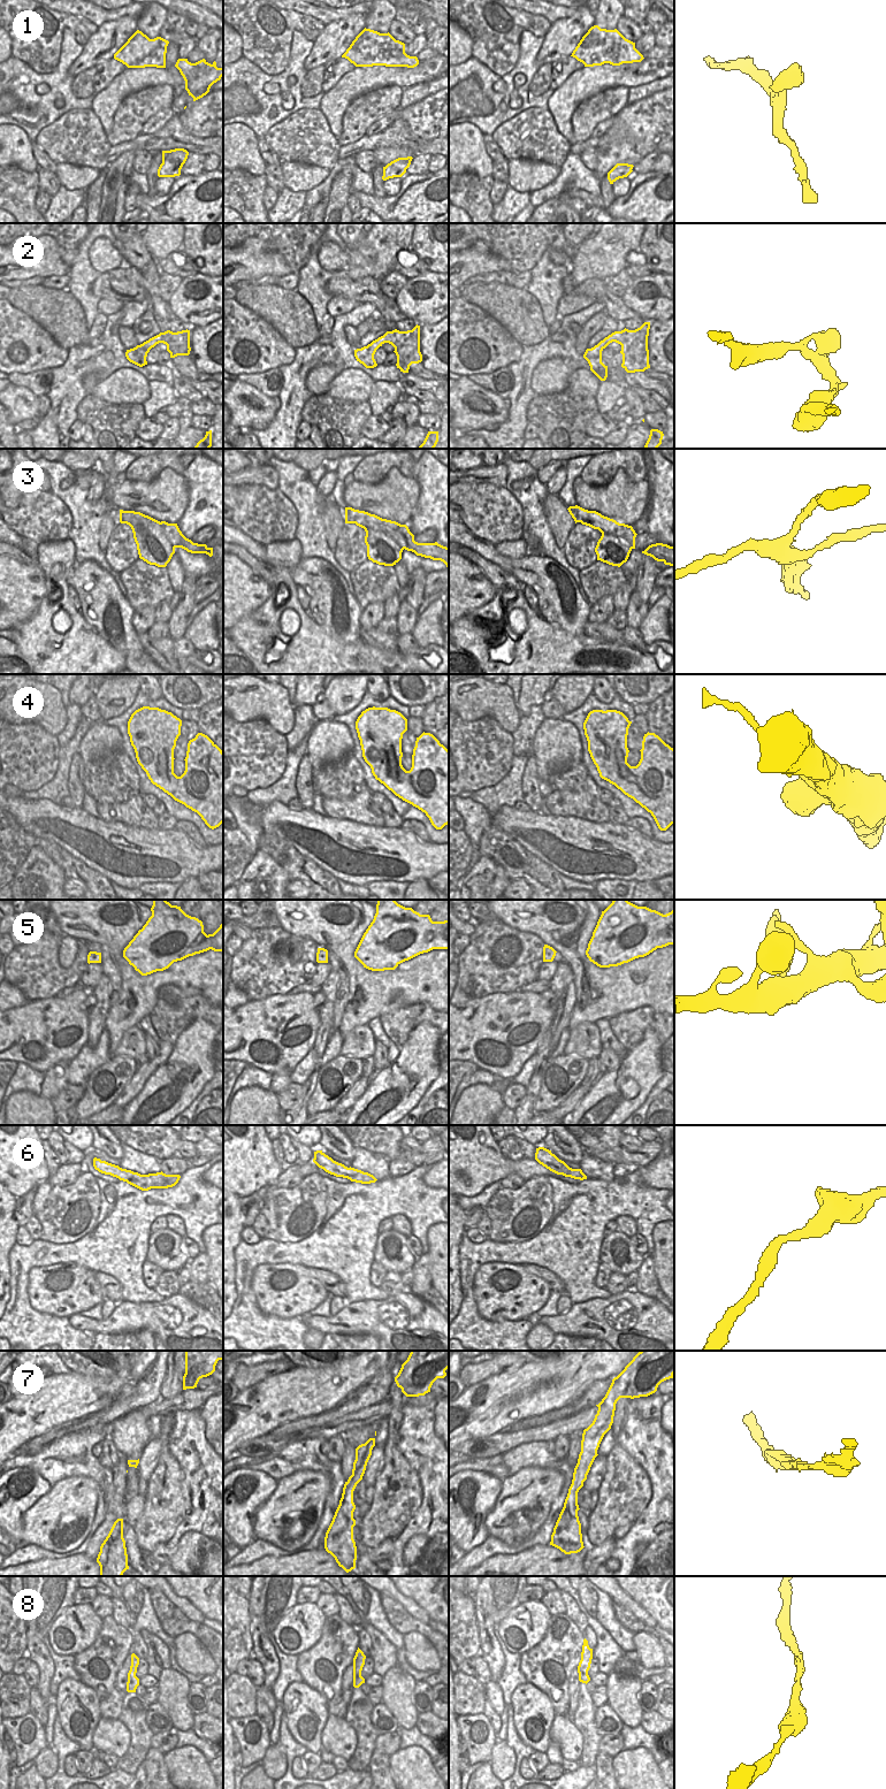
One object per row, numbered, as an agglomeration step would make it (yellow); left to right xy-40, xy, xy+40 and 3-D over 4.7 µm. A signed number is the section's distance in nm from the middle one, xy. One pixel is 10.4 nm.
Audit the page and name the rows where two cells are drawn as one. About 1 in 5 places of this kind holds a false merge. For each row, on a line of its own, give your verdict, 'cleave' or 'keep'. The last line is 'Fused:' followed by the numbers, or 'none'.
1: keep
2: keep
3: cleave
4: keep
5: keep
6: keep
7: keep
8: keep
Fused: 3

